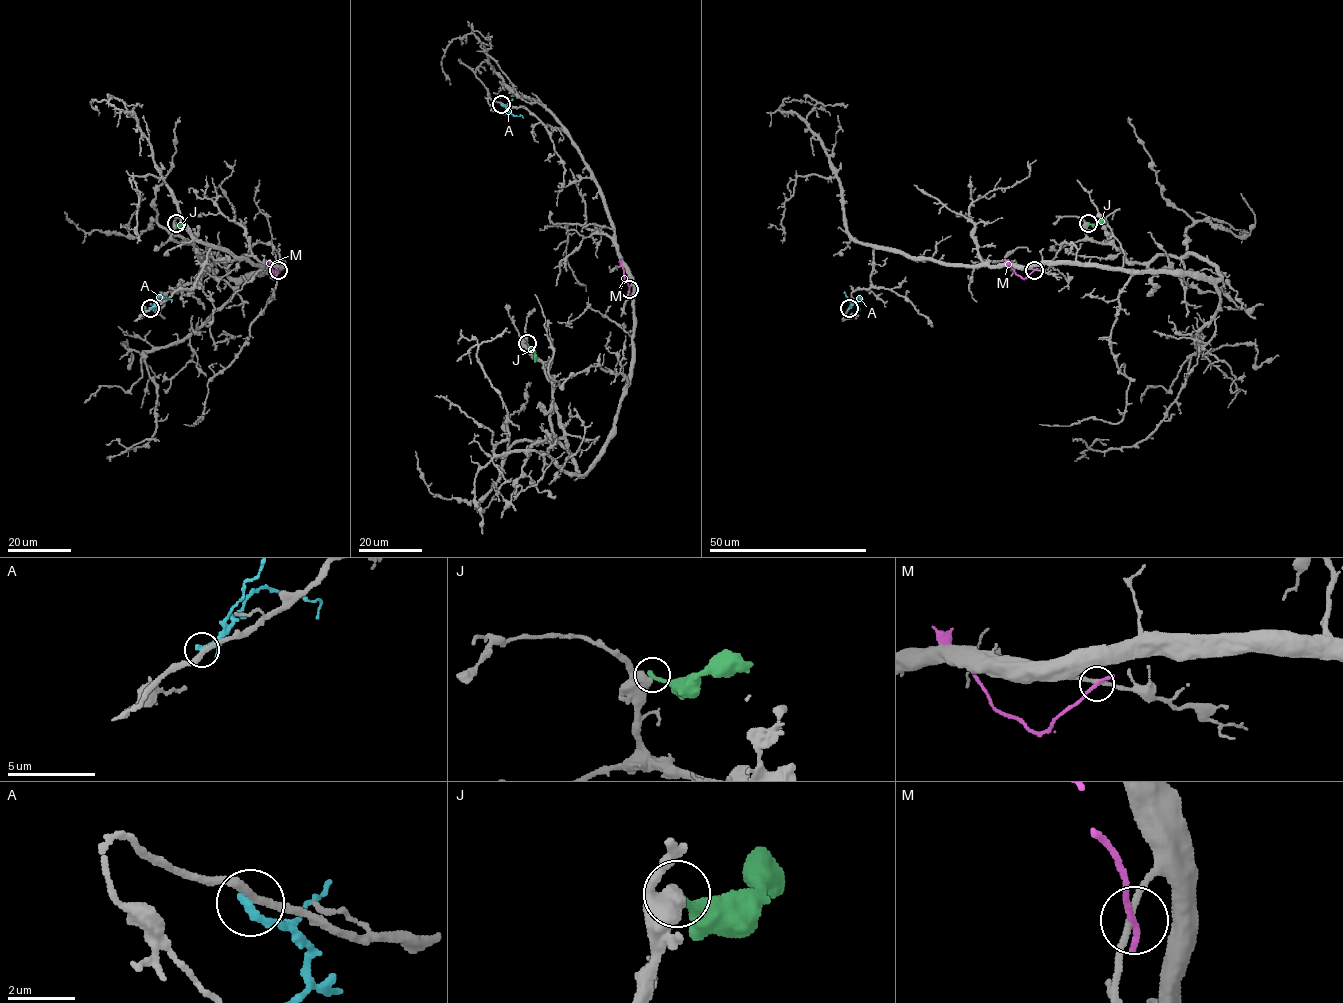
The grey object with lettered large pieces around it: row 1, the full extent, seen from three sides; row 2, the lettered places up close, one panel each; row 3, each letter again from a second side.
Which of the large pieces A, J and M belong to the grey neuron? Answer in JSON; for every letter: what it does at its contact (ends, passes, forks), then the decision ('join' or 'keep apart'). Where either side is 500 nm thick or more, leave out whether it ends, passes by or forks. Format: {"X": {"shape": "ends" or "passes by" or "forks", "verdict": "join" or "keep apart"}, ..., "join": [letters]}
{"A": {"shape": "ends", "verdict": "keep apart"}, "J": {"verdict": "keep apart"}, "M": {"shape": "ends", "verdict": "keep apart"}, "join": []}

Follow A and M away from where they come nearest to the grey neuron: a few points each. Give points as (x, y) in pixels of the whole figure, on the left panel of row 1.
A: (150, 308), (161, 297), (171, 299), (171, 302)
M: (278, 270), (274, 278), (270, 259)

